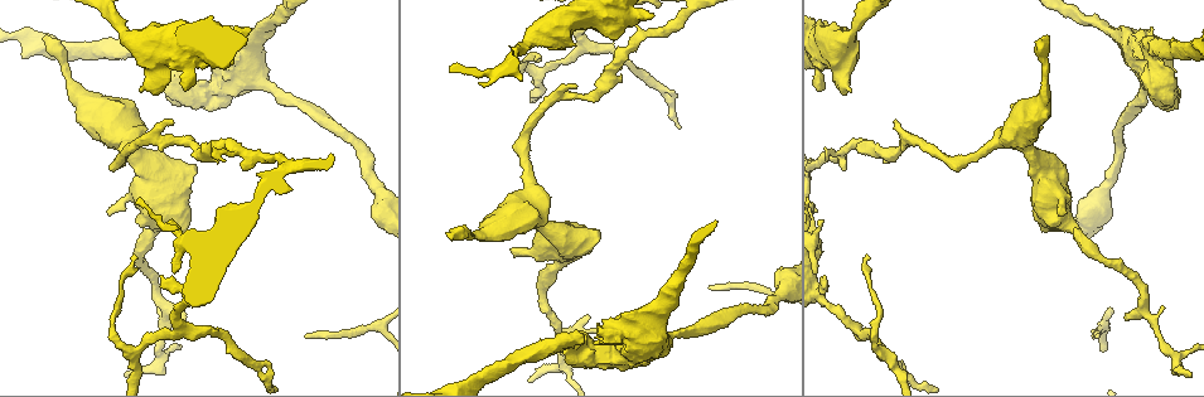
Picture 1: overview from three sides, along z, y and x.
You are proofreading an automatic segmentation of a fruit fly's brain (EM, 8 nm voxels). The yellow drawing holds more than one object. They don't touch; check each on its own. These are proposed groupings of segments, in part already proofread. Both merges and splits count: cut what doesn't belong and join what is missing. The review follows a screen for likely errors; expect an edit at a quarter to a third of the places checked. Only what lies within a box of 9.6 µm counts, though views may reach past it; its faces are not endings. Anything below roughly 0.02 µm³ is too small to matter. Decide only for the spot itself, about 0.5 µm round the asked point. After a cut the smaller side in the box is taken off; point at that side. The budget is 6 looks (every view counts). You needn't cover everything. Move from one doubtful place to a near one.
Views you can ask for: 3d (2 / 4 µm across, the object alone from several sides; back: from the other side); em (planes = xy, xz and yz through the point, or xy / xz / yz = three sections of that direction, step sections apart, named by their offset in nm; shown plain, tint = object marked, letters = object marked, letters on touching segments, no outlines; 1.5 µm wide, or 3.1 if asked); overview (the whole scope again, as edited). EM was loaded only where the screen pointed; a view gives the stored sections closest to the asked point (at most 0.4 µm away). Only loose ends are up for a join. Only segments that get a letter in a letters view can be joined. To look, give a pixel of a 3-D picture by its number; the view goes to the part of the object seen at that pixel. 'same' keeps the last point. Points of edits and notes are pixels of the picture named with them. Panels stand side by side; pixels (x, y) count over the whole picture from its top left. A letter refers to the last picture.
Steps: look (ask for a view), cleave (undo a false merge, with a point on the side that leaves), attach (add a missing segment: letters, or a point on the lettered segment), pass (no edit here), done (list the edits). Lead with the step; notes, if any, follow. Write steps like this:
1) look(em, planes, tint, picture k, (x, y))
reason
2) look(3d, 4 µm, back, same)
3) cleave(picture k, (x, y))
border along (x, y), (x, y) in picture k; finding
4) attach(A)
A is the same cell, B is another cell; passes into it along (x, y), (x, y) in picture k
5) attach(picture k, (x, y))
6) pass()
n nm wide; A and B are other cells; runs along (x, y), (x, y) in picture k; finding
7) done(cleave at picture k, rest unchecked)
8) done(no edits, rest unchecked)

look(em, planes, letters, picture 1, (267, 85))
sudden change in width

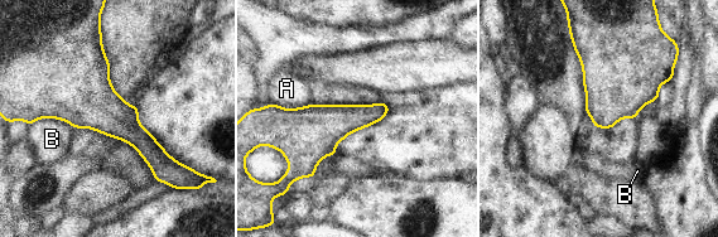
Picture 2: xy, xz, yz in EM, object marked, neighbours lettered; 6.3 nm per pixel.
pass()
B touches over 300 nm; A and B are other cells; border along (29, 125), (56, 117), (75, 129) in picture 2; one cell here

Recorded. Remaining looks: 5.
look(3d, 2 µm, picture 1, (583, 95))
thin neck

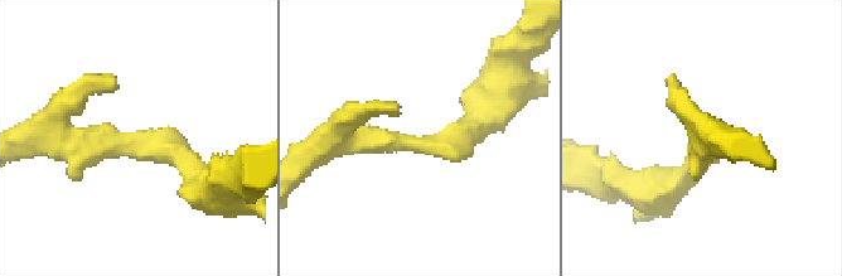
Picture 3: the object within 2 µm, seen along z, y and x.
look(em, planes, plain, picture 3, (407, 147))

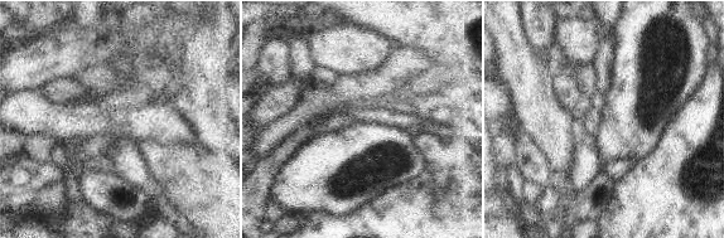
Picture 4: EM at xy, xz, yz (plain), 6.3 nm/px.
look(em, planes, letters, same)

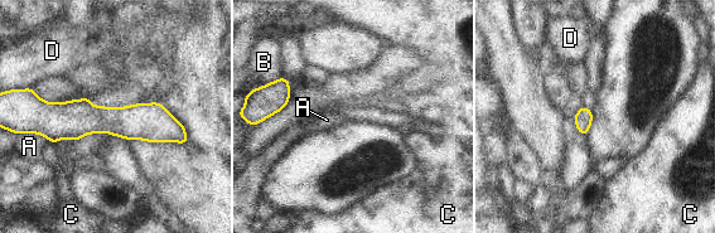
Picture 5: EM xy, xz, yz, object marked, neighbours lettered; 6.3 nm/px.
pass()
A, B, C and D are other cells; border along (24, 131), (42, 134), (49, 141) in picture 5; all the same cell

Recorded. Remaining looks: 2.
look(3d, 2 µm, picture 1, (162, 276))
branch stops here

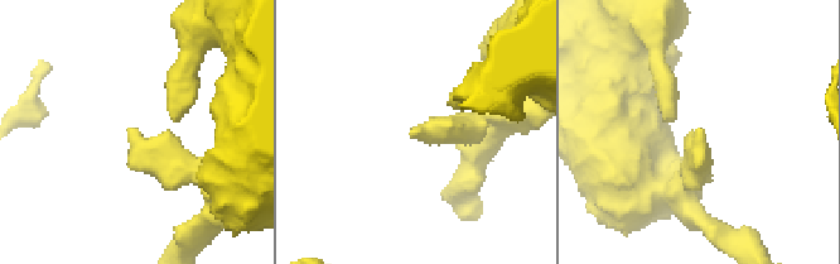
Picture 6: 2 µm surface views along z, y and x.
look(em, planes, letters, picture 6, (418, 134))
shape alone is not enough

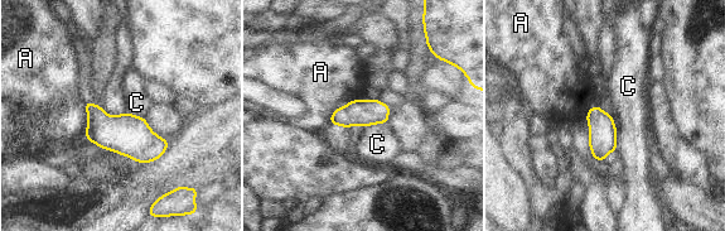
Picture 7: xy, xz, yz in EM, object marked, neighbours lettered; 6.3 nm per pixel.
pass()
A and C are other cells; border along (83, 104), (87, 116), (85, 138) in picture 7; none of them fits

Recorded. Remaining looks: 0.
done(no edits, rest unchecked)

